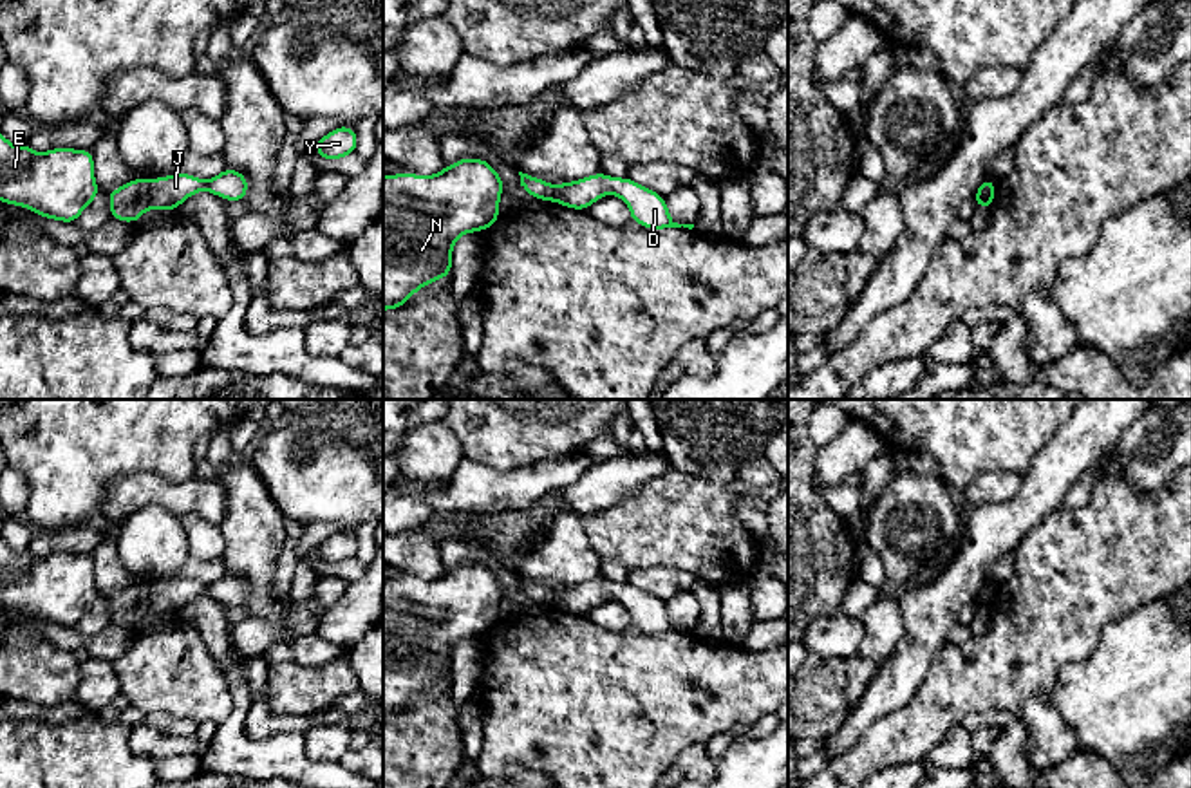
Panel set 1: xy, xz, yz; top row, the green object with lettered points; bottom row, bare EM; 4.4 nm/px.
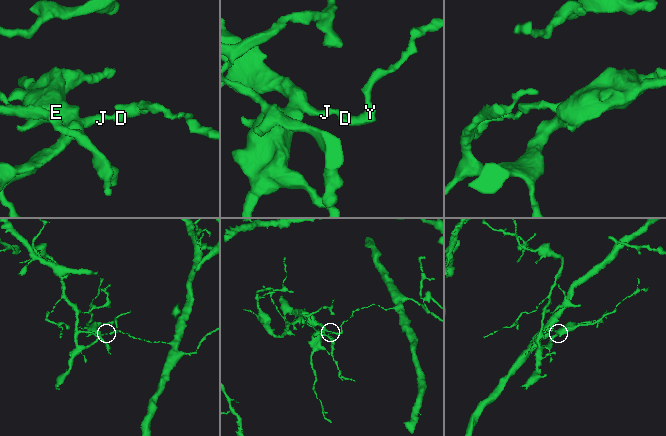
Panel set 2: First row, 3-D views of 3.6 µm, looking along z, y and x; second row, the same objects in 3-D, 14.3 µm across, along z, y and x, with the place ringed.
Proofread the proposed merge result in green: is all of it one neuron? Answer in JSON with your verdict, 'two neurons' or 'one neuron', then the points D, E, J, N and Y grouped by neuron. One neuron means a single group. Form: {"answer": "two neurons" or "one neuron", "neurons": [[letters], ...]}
{"answer": "two neurons", "neurons": [["D", "J", "Y"], ["E", "N"]]}

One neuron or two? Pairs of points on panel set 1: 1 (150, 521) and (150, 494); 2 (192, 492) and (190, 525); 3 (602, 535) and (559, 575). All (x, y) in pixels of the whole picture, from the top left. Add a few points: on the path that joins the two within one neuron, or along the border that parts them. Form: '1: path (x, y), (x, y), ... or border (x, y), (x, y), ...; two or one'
1: border (179, 517), (159, 506), (140, 506), (114, 528); two
2: border (179, 517), (196, 514), (219, 528); two
3: border (581, 517), (581, 526), (600, 559); two

